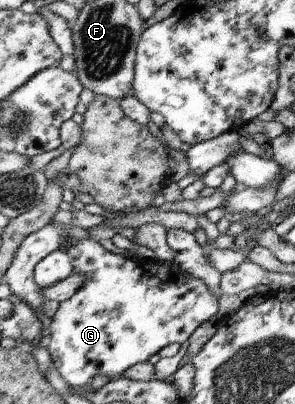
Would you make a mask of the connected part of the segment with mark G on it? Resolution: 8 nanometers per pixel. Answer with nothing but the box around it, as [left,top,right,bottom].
[45,237,217,387]

